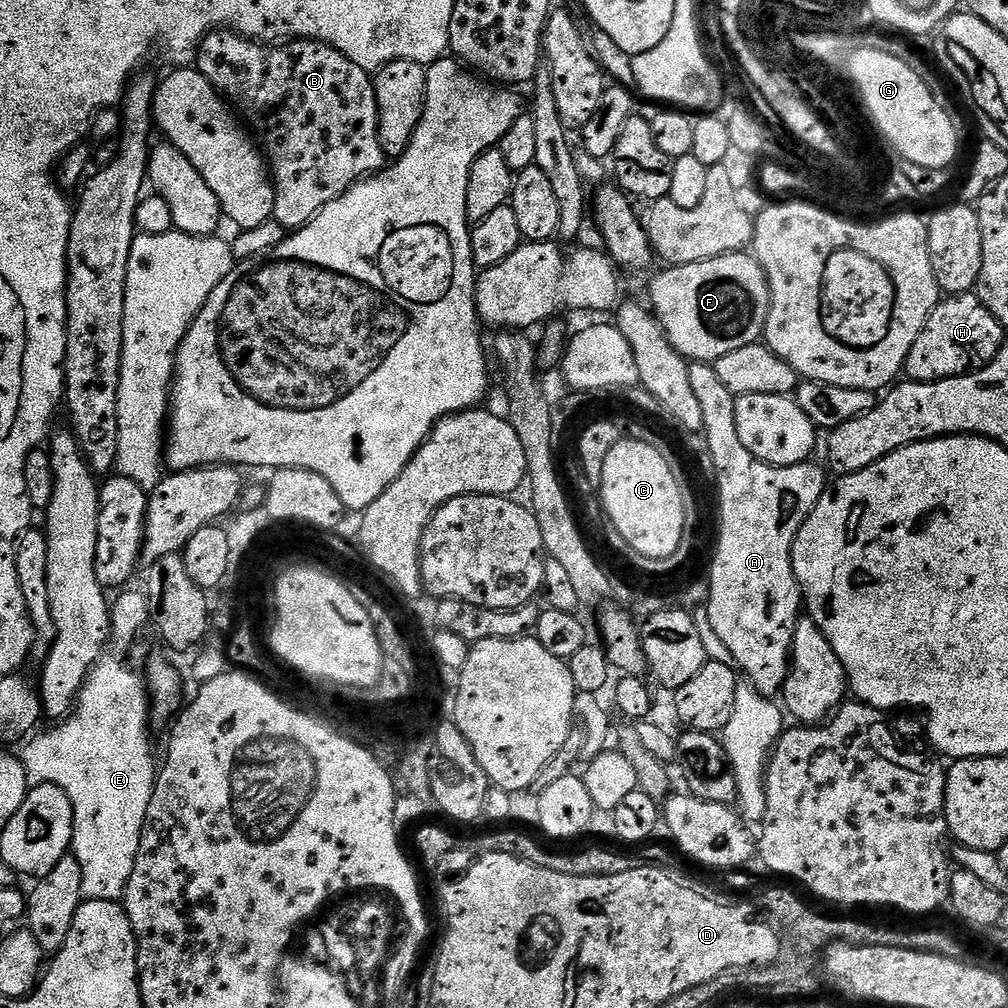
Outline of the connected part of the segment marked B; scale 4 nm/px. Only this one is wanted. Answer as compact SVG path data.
M217 30L209 33L208 36L205 37L205 40L198 50L196 59L197 58L197 62L194 62L195 67L213 84L216 91L219 92L225 100L235 105L239 115L246 121L247 127L254 133L255 139L262 145L262 152L266 157L266 163L270 169L272 182L276 185L276 197L274 198L272 219L277 220L284 229L299 230L307 227L309 222L315 218L320 211L330 206L330 204L337 200L342 194L346 194L354 185L359 184L361 180L379 173L381 169L385 167L386 157L380 145L378 98L376 97L375 79L373 79L369 72L362 70L362 66L354 66L354 62L350 62L350 58L346 58L346 54L342 54L338 50L334 50L325 44L319 44L316 40L294 40L281 43L279 46L269 46L263 42L250 40L247 36L241 36L238 32Z

